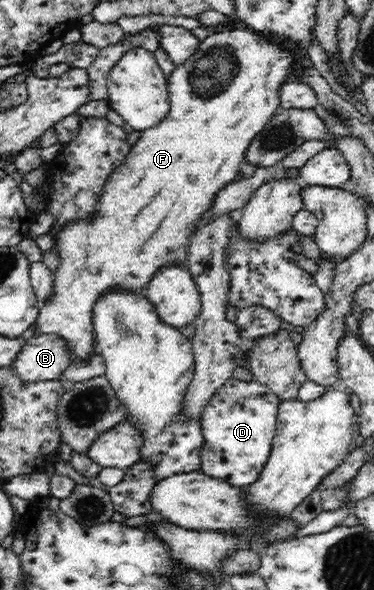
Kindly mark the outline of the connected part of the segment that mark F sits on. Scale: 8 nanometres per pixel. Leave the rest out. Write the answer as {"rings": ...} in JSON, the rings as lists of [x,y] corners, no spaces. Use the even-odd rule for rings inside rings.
{"rings":[[[228,30],[228,32],[218,32],[207,36],[202,44],[196,48],[192,56],[184,61],[184,64],[177,65],[174,72],[167,76],[167,90],[169,91],[169,111],[168,114],[160,121],[160,124],[142,131],[140,138],[137,140],[131,151],[127,154],[127,158],[120,166],[116,168],[116,172],[108,178],[106,186],[103,188],[102,198],[96,204],[96,216],[92,223],[81,221],[80,223],[72,223],[66,229],[59,231],[54,240],[54,248],[59,256],[59,264],[54,272],[53,277],[53,293],[48,300],[41,303],[41,307],[37,316],[36,327],[38,334],[56,332],[60,333],[68,343],[70,349],[74,353],[73,362],[85,359],[90,353],[95,352],[95,339],[92,339],[92,322],[91,309],[93,300],[104,290],[109,287],[126,287],[126,289],[134,289],[134,291],[144,291],[148,280],[153,273],[166,263],[182,263],[186,265],[187,250],[189,248],[188,240],[194,232],[201,228],[204,212],[210,210],[212,200],[216,198],[216,194],[227,184],[238,179],[238,166],[244,161],[244,154],[248,150],[248,146],[254,137],[268,124],[268,121],[274,116],[274,110],[281,104],[279,96],[286,80],[292,76],[296,66],[296,56],[290,50],[280,48],[280,44],[268,44],[266,40],[260,40],[250,32],[250,30]]]}

